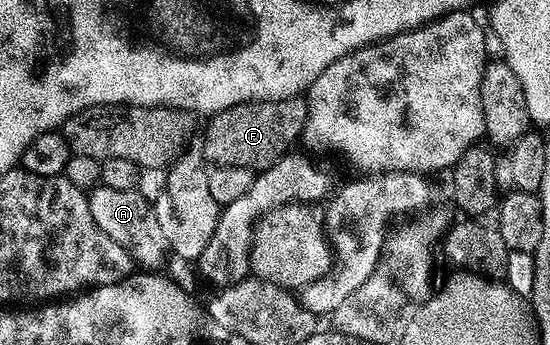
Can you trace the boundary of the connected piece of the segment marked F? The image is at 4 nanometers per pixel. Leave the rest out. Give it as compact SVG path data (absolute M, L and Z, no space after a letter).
M303 96L277 101L247 101L221 113L211 114L208 130L202 133L204 160L209 166L268 169L293 148L308 124L308 102Z

